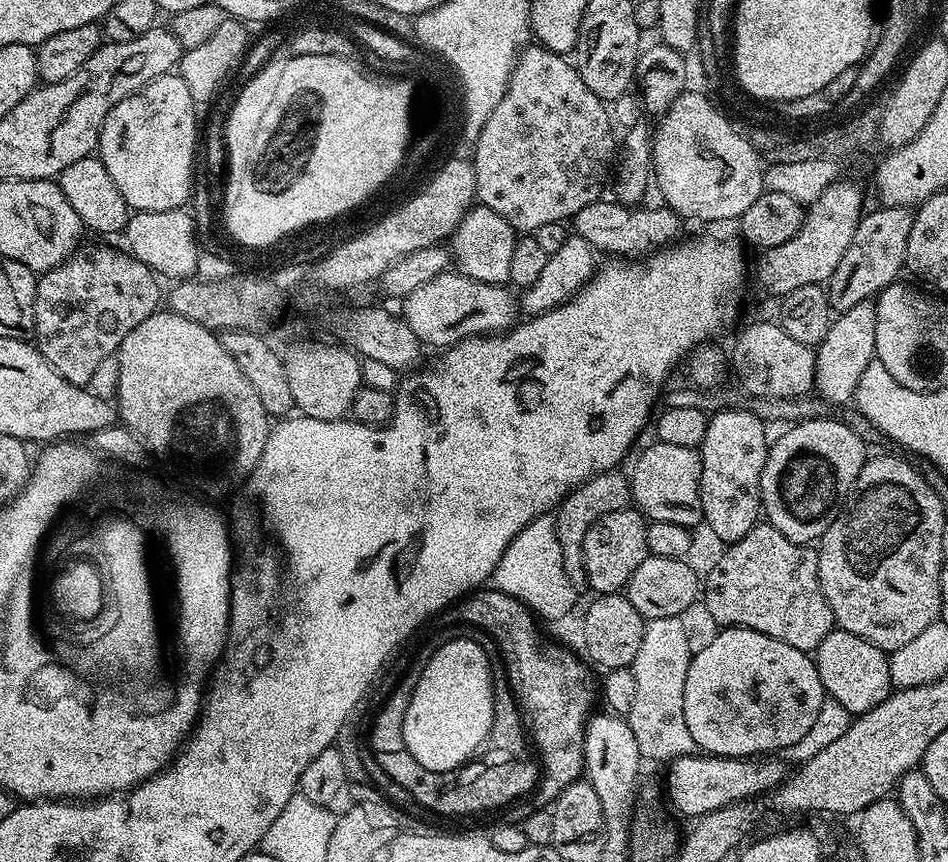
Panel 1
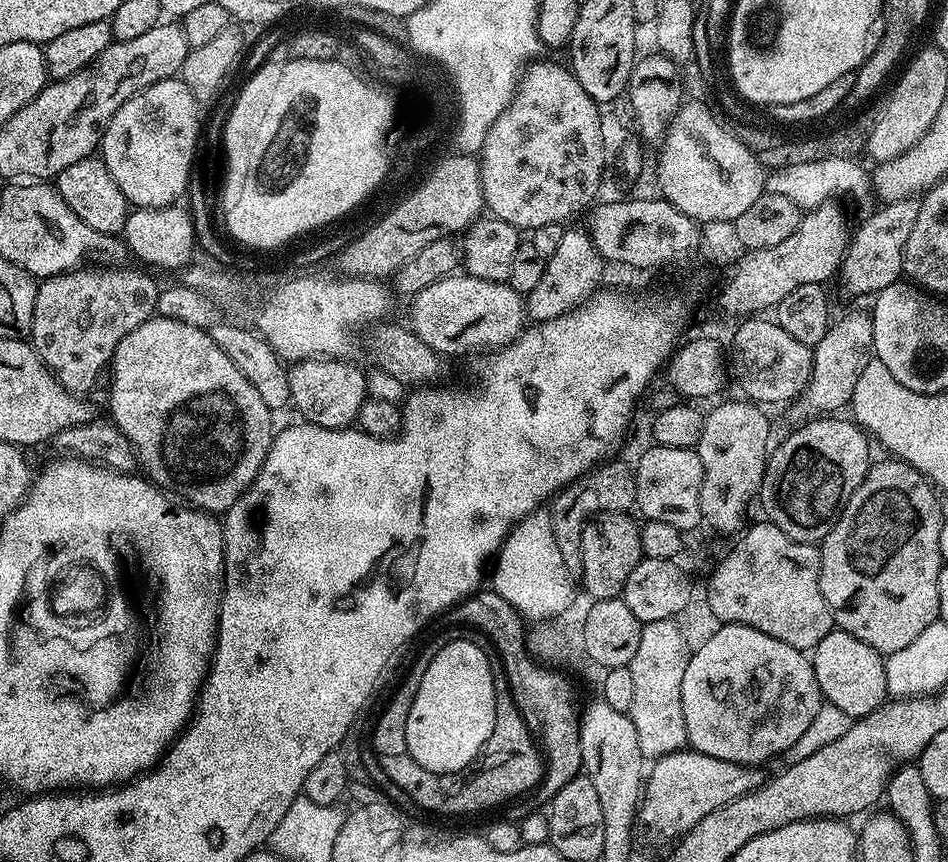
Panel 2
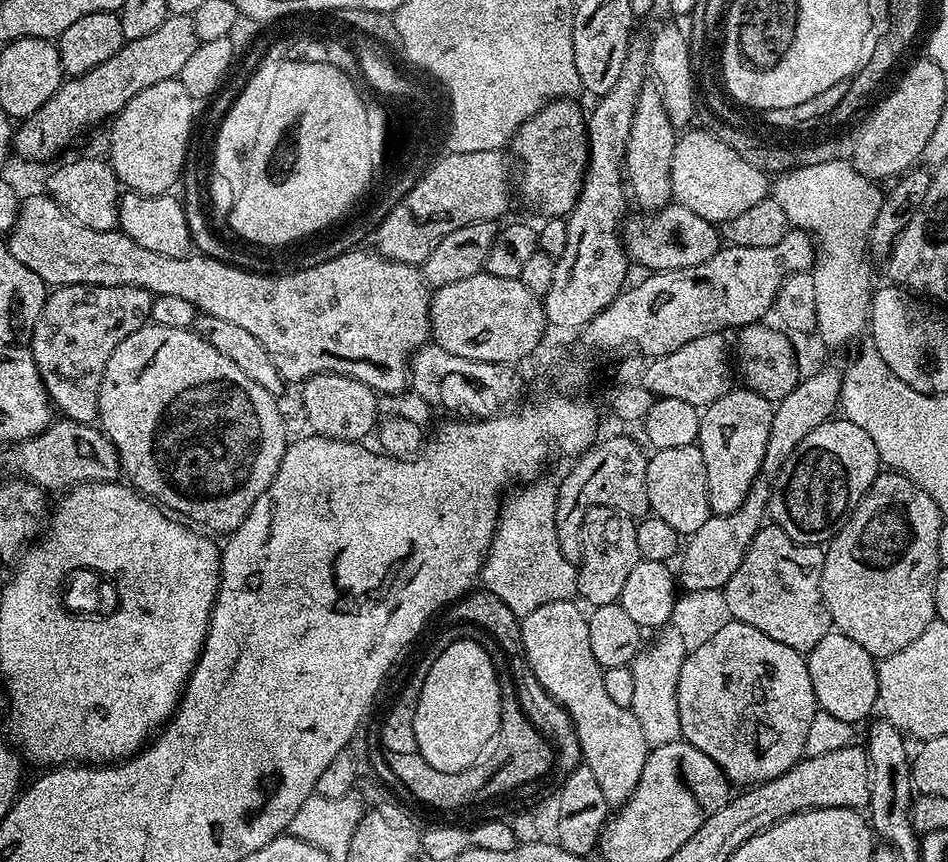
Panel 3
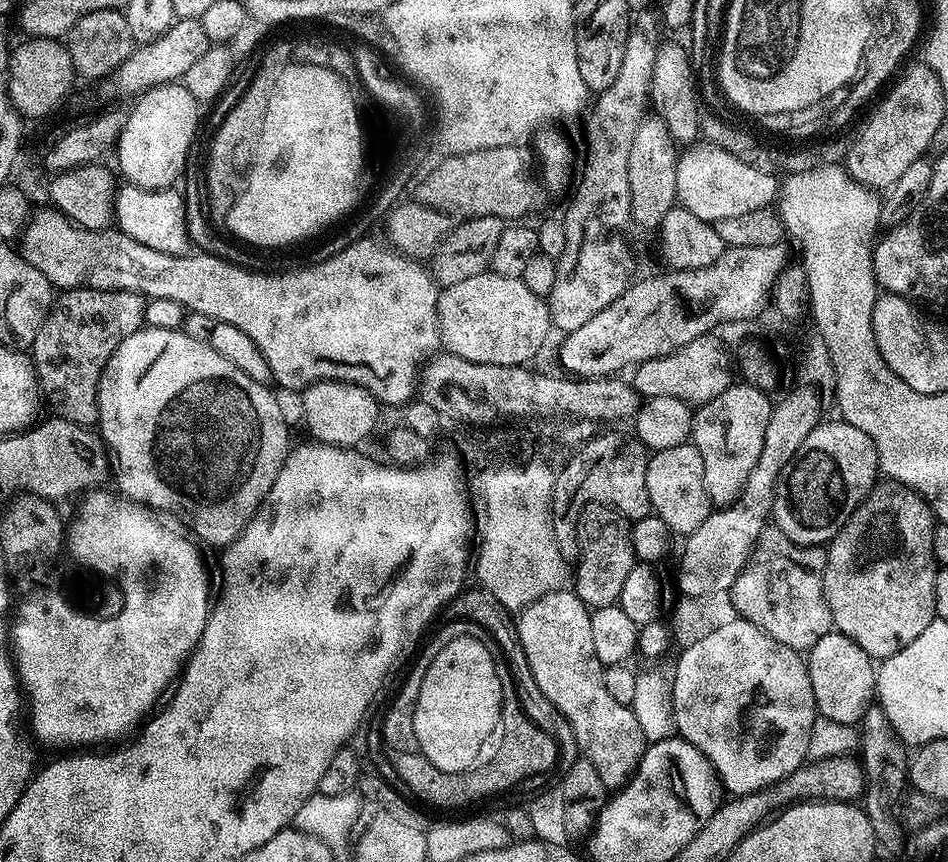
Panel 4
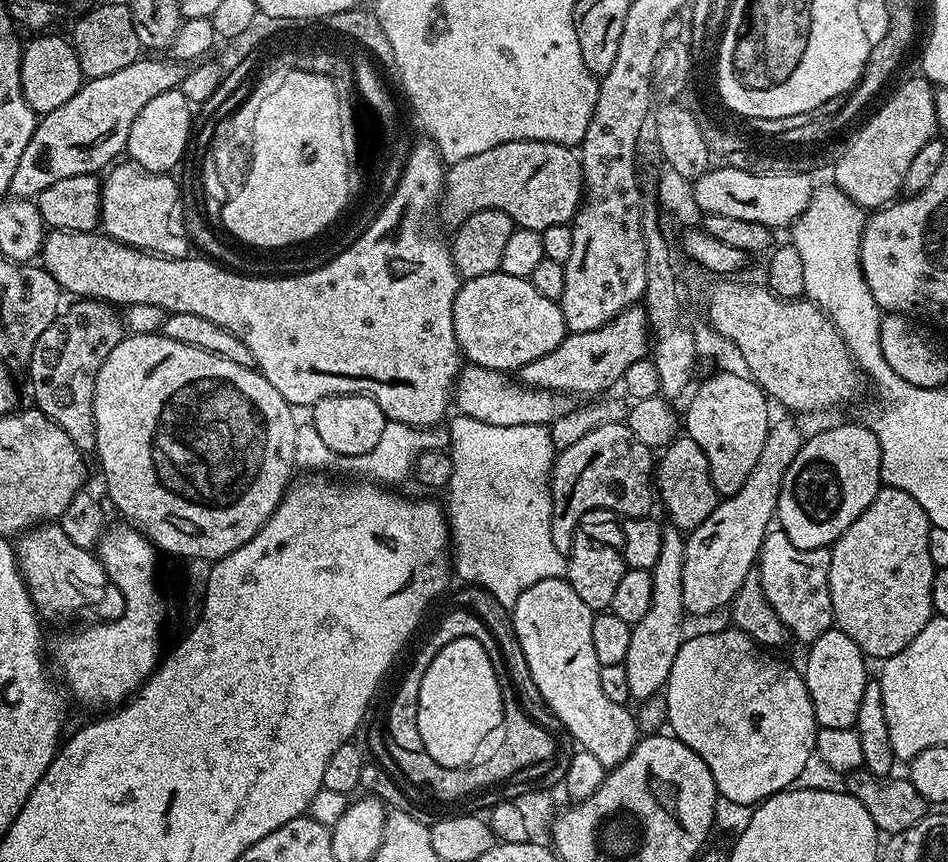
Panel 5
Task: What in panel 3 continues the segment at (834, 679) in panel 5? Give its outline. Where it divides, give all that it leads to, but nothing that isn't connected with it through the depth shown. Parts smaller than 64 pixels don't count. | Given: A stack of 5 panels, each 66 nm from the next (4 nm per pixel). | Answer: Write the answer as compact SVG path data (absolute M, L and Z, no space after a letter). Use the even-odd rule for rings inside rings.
M835 630L828 632L826 638L807 653L806 659L819 711L853 726L873 715L872 707L877 707L880 698L878 664L869 652L854 642L854 638L846 638L846 634Z

